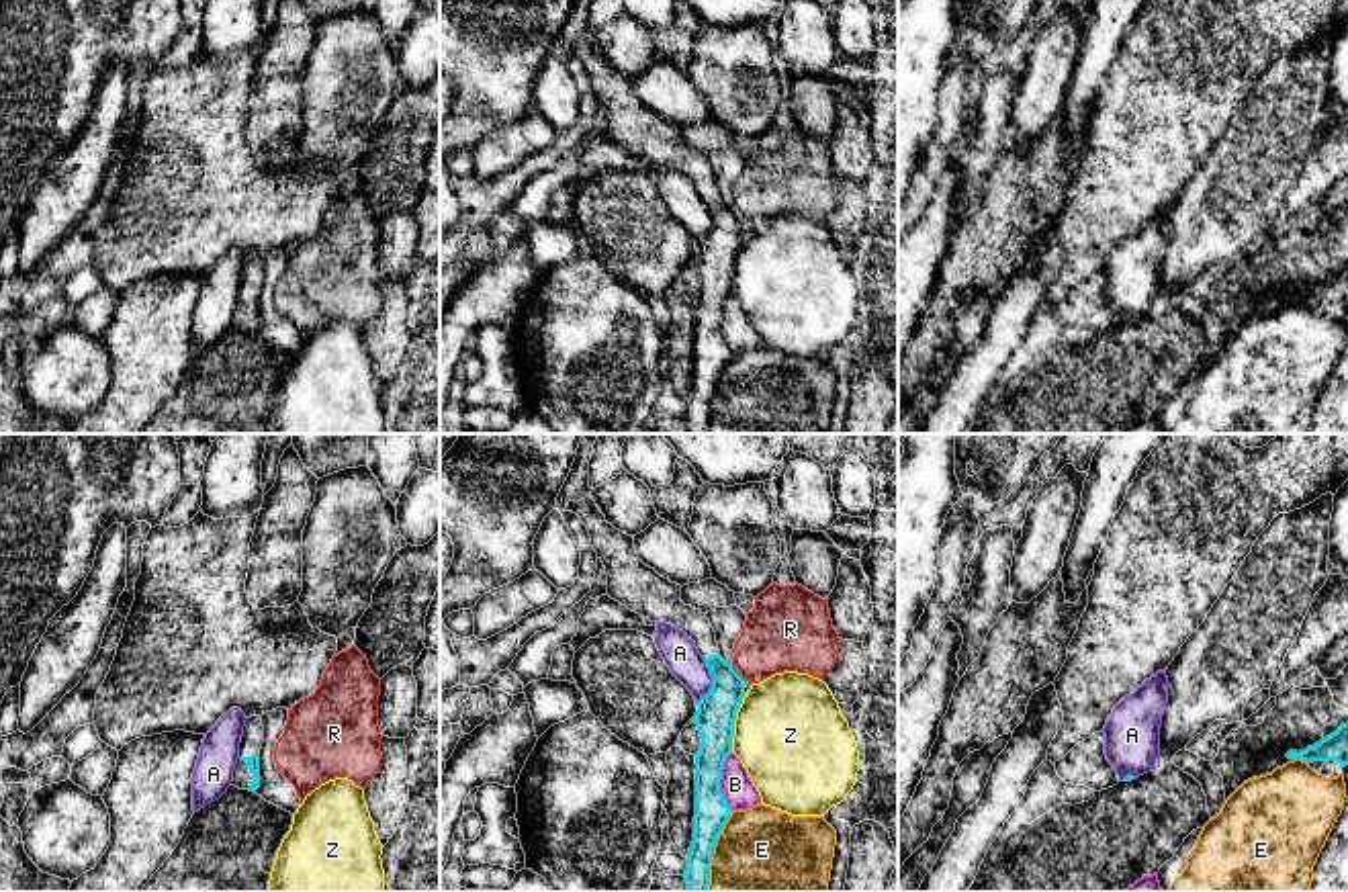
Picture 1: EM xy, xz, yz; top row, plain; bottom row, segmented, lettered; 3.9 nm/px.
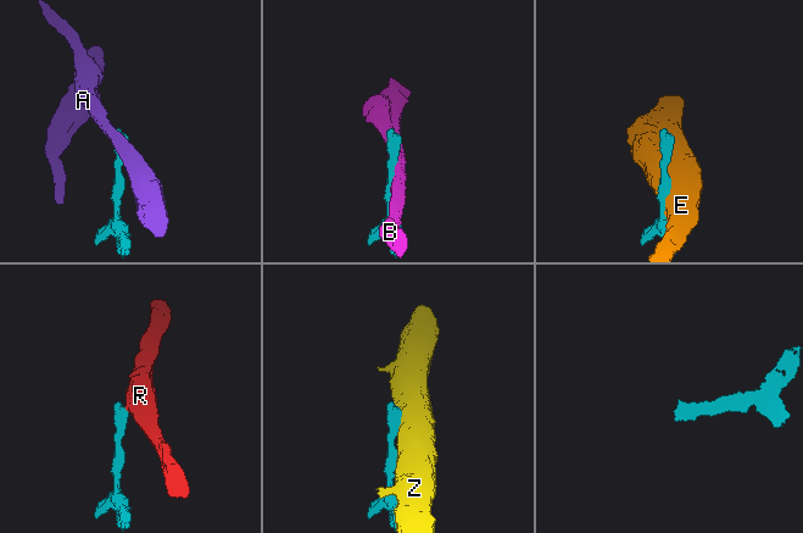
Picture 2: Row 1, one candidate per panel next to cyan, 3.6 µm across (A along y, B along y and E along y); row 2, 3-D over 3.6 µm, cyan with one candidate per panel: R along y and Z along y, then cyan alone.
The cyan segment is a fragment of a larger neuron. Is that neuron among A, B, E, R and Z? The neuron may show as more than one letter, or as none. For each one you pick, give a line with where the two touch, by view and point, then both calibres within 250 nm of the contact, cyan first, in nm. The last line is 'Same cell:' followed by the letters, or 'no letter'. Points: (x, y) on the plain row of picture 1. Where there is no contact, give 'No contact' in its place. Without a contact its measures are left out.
Same cell: no letter

